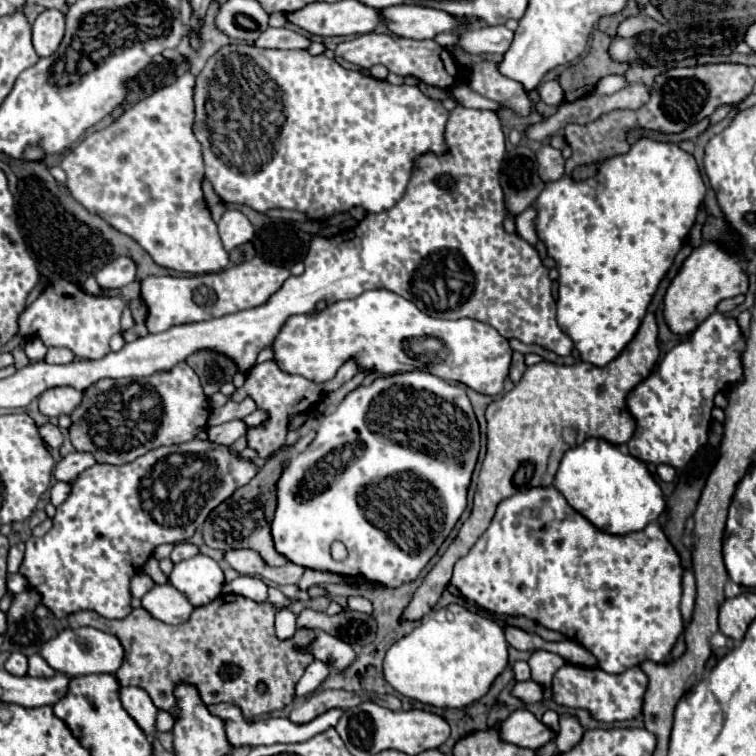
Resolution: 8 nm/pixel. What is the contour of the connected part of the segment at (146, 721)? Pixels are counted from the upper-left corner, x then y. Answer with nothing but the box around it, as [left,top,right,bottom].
[119,687,157,733]

